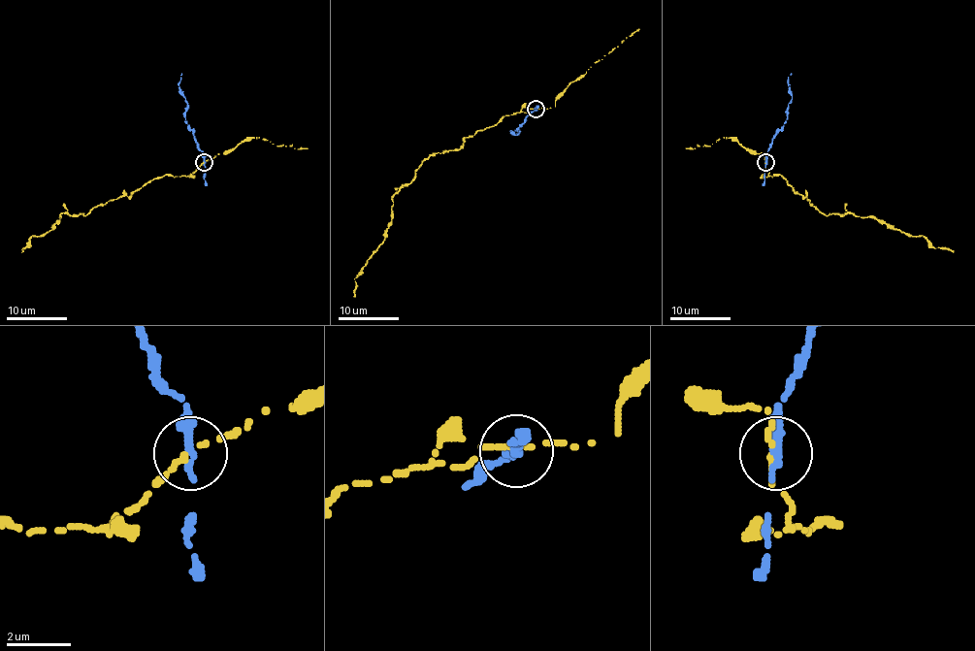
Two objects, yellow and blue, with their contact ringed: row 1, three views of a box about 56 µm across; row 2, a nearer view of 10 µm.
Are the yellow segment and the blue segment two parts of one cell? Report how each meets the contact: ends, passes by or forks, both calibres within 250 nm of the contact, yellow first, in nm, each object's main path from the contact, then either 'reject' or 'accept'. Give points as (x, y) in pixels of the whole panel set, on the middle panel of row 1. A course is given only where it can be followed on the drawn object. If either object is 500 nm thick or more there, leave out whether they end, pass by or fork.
yellow ends; blue ends; calibres 200 and 400 nm; course yellow (535, 109), (506, 114), (459, 148), (421, 163), (393, 197), (391, 224), (355, 278), (353, 297); course blue (536, 109), (528, 114), (517, 135), (510, 132), (513, 135); reject

